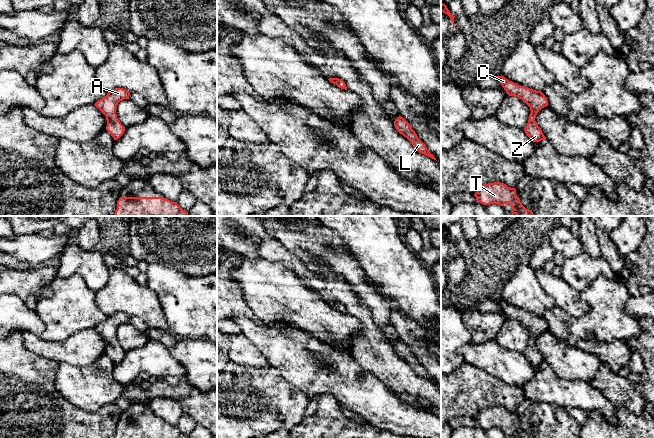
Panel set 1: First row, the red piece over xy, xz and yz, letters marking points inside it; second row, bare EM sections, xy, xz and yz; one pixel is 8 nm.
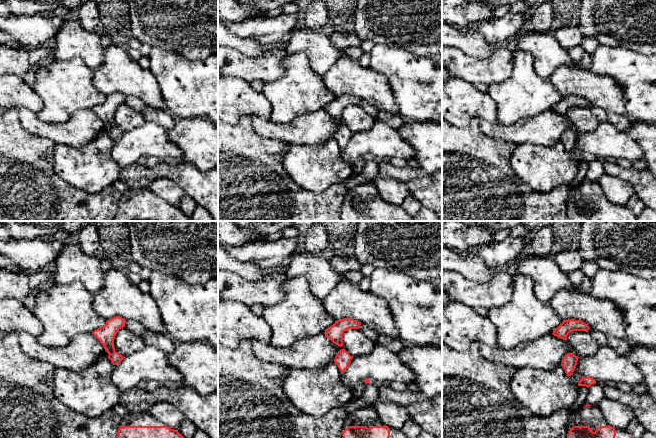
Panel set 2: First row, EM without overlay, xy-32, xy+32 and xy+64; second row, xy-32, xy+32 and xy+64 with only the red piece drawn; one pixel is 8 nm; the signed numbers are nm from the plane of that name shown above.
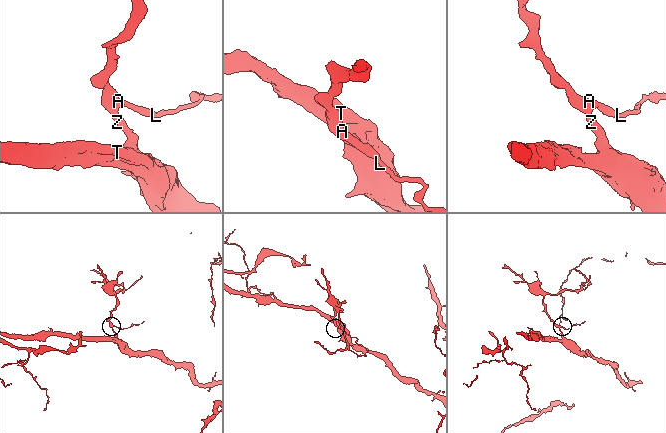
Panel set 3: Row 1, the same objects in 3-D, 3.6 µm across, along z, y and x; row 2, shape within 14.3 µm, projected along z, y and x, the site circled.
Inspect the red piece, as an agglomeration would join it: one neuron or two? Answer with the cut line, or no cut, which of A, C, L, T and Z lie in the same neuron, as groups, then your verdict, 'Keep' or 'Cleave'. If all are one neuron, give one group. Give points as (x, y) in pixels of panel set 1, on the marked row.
No split. Groups: A C L T Z. Keep

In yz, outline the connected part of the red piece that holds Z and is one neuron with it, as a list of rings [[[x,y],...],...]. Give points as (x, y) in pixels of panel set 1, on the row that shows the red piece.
[[[495,76],[506,93],[509,96],[515,96],[522,99],[531,110],[529,120],[524,128],[526,135],[533,141],[539,142],[546,140],[542,130],[535,121],[537,113],[544,107],[548,106],[548,100],[541,91],[536,91],[528,87],[518,85],[512,81],[509,81],[504,76]]]

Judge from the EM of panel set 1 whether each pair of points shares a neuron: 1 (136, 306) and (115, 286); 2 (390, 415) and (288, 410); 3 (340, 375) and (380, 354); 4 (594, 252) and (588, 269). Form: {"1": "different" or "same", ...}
{"1": "same", "2": "different", "3": "different", "4": "different"}

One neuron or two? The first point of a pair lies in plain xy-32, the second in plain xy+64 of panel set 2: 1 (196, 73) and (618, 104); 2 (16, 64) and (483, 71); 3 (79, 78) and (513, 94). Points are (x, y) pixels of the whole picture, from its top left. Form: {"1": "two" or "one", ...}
{"1": "two", "2": "one", "3": "one"}

